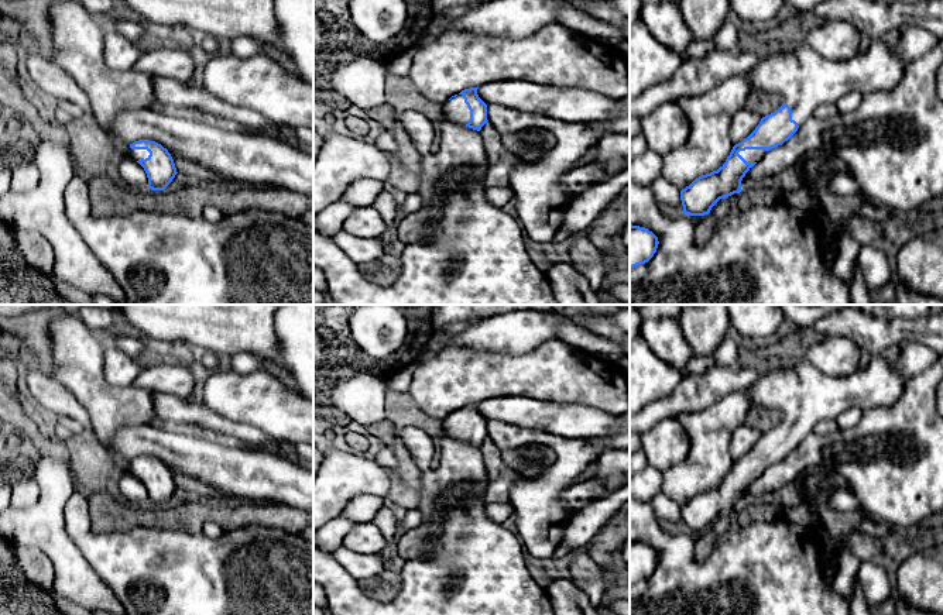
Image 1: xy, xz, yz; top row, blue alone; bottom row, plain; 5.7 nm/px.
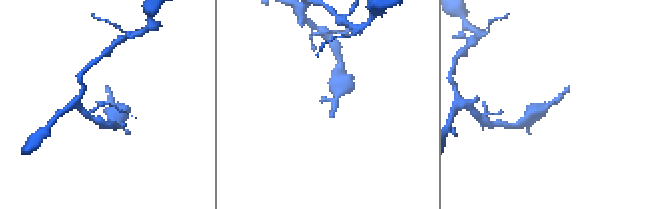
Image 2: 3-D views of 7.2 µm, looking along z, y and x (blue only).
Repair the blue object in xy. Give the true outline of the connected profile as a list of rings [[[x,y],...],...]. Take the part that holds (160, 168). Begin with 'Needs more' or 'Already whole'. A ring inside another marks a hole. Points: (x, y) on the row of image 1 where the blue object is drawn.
Needs more. [[[134,141],[130,144],[128,157],[144,168],[148,178],[148,189],[164,190],[178,173],[168,150],[155,141]]]

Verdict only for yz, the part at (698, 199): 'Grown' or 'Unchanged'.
Grown

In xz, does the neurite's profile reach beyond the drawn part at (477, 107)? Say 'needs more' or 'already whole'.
needs more

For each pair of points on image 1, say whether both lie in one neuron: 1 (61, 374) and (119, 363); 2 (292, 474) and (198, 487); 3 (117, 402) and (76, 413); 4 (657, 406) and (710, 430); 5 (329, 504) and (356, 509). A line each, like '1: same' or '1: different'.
1: different
2: different
3: different
4: different
5: different

